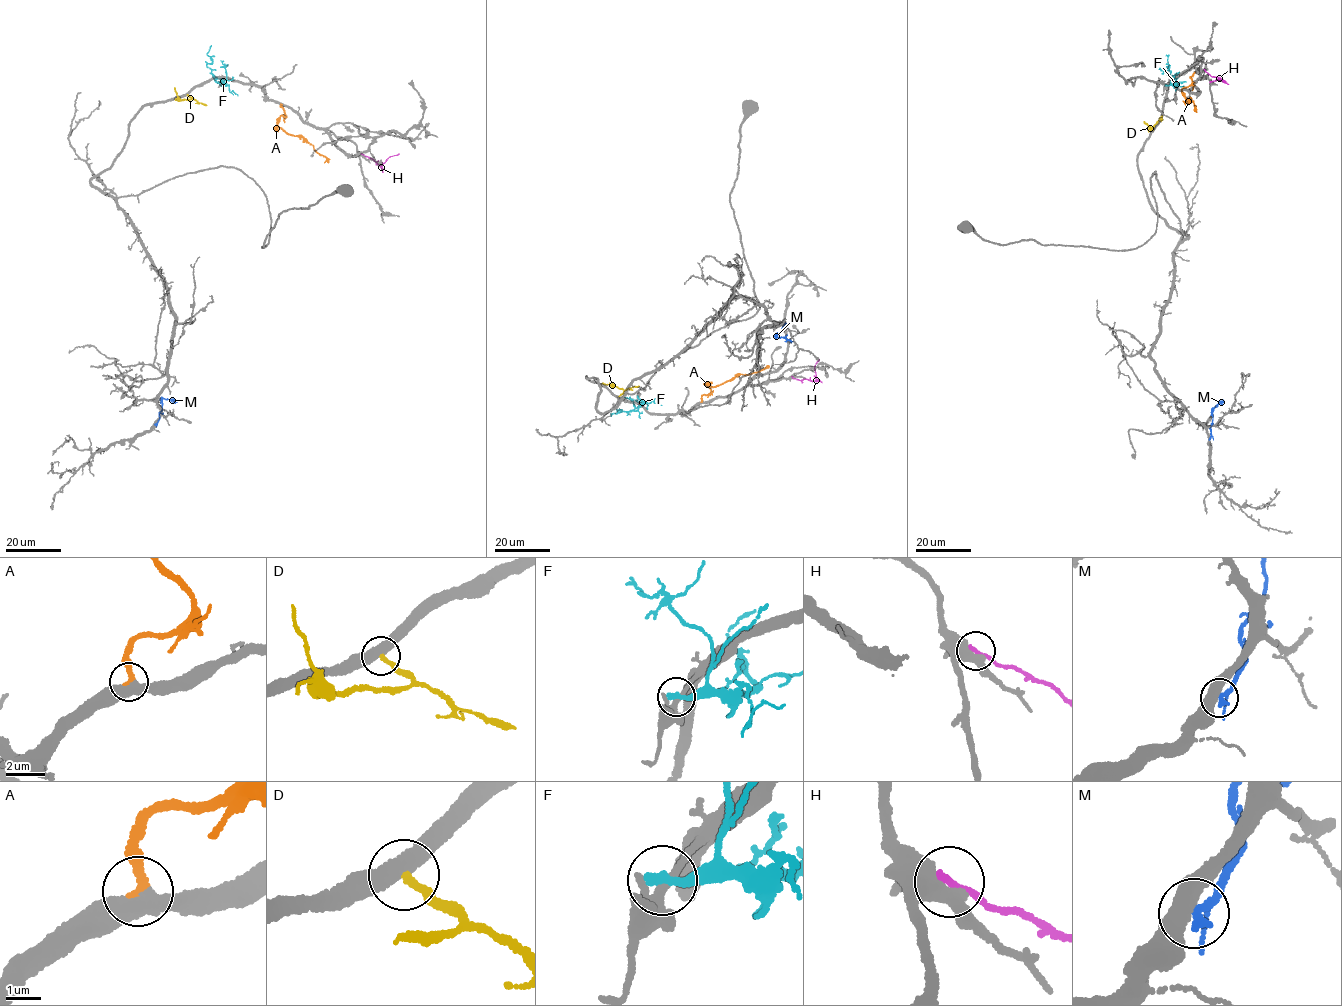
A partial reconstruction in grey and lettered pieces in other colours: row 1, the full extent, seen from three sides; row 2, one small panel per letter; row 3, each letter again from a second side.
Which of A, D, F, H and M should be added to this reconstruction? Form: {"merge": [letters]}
{"merge": ["A"]}

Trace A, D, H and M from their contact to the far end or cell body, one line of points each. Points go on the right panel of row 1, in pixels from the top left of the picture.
A: (1194, 72), (1190, 85), (1182, 88), (1182, 93), (1196, 105), (1195, 111)
D: (1162, 116), (1151, 128), (1143, 121)
H: (1212, 81), (1223, 81), (1203, 69)
M: (1210, 438), (1212, 409), (1223, 399)

